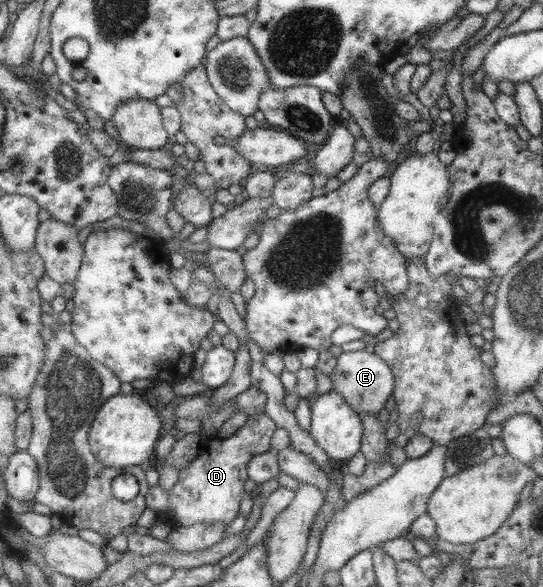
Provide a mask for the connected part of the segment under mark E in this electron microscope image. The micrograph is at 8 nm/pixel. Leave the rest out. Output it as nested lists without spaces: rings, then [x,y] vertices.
[[[362,350],[342,352],[335,358],[331,374],[330,391],[342,396],[342,400],[358,415],[358,412],[376,412],[383,408],[393,390],[394,380],[388,366],[376,354]]]

